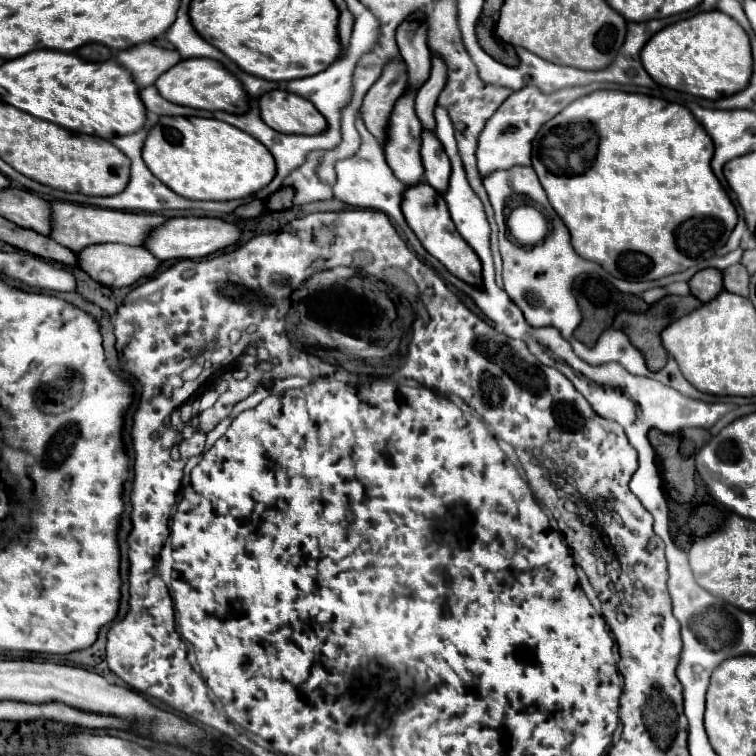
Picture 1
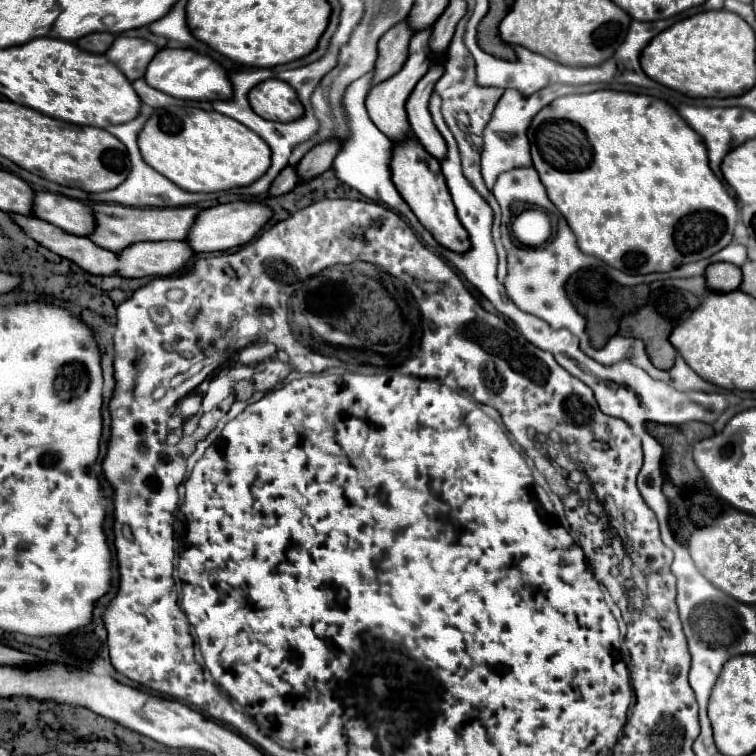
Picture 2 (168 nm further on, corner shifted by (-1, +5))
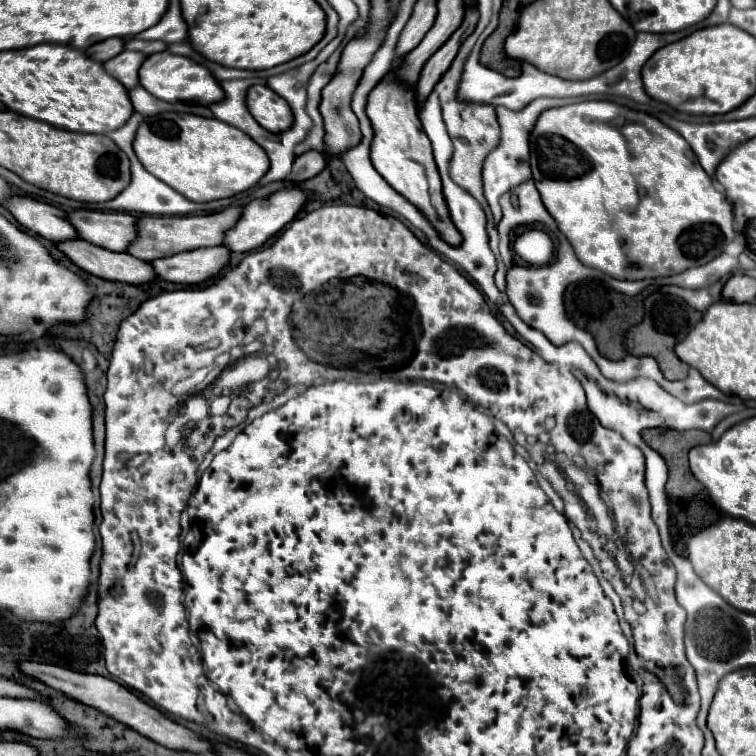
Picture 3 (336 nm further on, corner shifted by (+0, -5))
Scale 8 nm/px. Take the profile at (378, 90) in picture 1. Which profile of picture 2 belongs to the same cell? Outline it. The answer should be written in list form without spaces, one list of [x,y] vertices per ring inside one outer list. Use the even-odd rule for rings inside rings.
[[[407,20],[397,22],[391,30],[385,32],[385,36],[379,40],[379,58],[375,64],[373,84],[387,80],[395,72],[399,72],[399,68],[407,60],[407,48],[413,34],[415,30],[409,26]]]

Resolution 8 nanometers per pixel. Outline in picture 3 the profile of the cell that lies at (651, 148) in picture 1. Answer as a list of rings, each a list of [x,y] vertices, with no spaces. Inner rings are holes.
[[[586,100],[578,104],[568,104],[562,108],[550,108],[544,110],[544,114],[538,118],[532,136],[530,136],[530,164],[532,164],[532,176],[536,182],[536,188],[542,196],[542,202],[546,210],[552,214],[552,218],[558,222],[560,232],[568,238],[568,242],[574,246],[574,252],[578,260],[590,268],[596,268],[612,278],[618,280],[644,280],[644,278],[660,278],[660,276],[672,276],[680,274],[688,268],[708,264],[716,256],[724,252],[724,248],[734,240],[734,216],[732,216],[732,206],[726,200],[724,194],[720,194],[710,176],[702,170],[696,154],[690,150],[690,144],[670,126],[660,122],[658,118],[646,114],[646,112],[636,112],[626,106],[614,104],[614,102],[604,102],[604,100]]]

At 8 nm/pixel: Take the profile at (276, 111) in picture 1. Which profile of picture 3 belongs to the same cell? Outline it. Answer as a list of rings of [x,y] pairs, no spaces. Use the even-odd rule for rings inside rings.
[[[252,86],[246,96],[246,106],[254,120],[268,132],[284,132],[294,124],[294,114],[288,102],[268,86]]]

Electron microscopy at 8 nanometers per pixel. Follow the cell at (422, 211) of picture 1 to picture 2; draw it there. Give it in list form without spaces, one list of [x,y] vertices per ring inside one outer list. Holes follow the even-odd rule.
[[[407,138],[393,144],[389,168],[391,168],[393,184],[397,186],[399,194],[403,194],[403,200],[409,204],[409,208],[419,218],[419,222],[435,236],[435,240],[453,252],[467,252],[471,248],[471,242],[467,230],[463,228],[463,224],[455,214],[455,206],[447,190],[445,178],[441,174],[439,160],[435,160],[435,156],[431,156],[419,144],[417,138]]]

